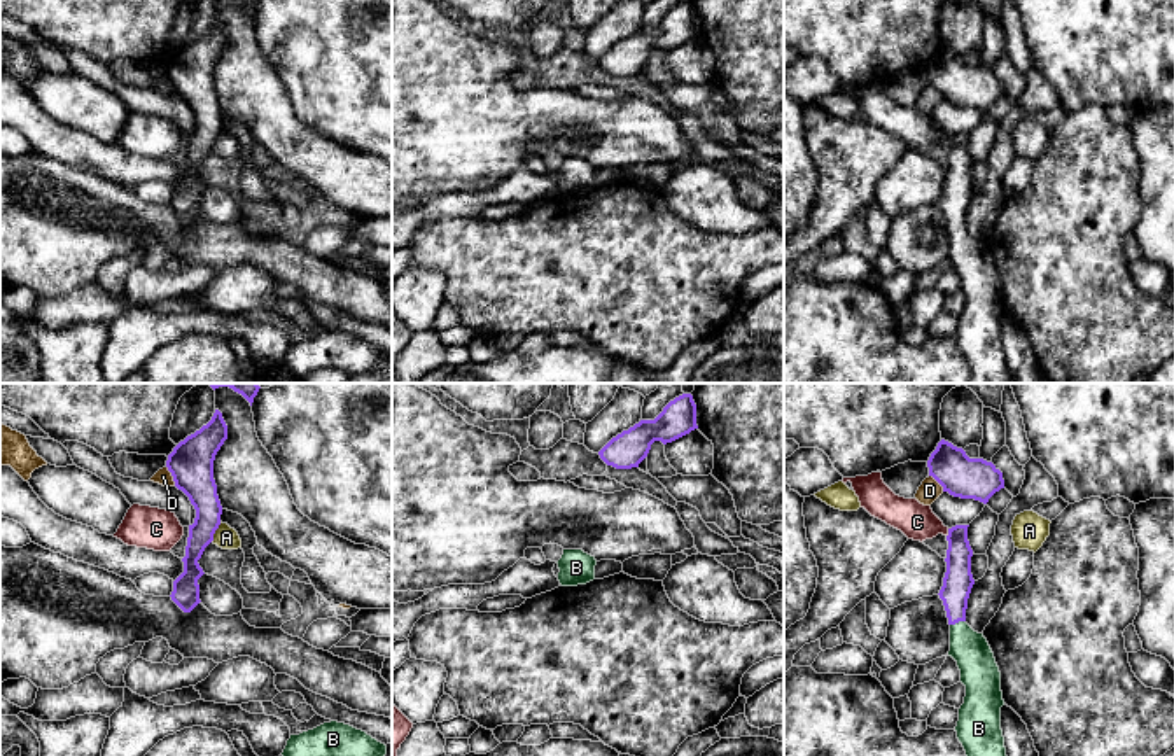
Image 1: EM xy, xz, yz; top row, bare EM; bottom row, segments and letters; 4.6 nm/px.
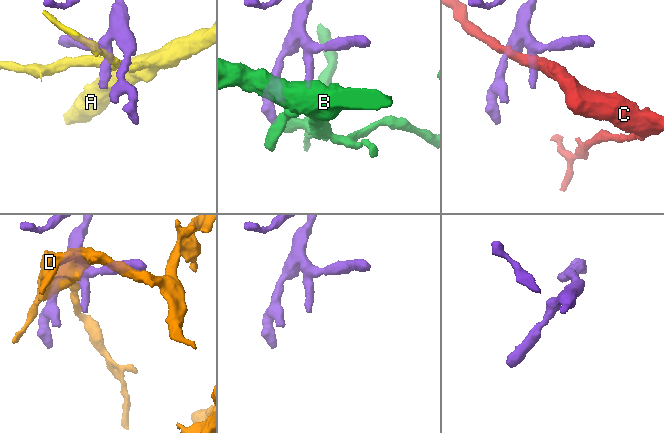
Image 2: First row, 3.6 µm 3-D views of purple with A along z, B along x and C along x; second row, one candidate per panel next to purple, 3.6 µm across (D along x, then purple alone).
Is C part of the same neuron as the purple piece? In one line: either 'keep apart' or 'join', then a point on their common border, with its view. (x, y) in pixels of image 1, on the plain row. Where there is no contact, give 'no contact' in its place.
keep apart; meets purple in yz at (949, 140)

